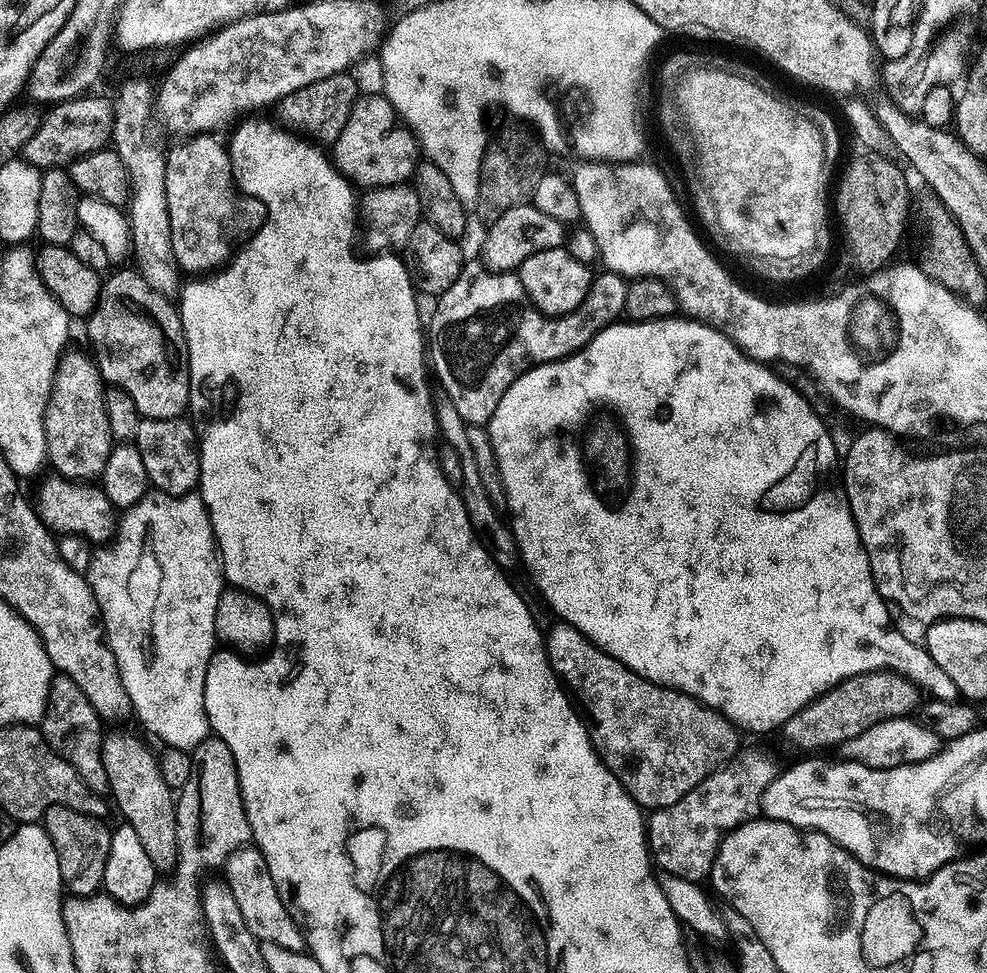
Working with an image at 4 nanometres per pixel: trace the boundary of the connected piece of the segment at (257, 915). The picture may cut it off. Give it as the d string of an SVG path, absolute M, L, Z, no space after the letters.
M242 845L234 849L224 865L224 879L229 884L232 894L238 903L243 919L260 941L275 942L290 950L305 949L304 933L293 921L293 916L286 910L286 906L278 894L277 884L270 878L268 860L255 845Z

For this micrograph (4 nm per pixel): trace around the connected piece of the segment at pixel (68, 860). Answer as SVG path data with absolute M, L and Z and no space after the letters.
M55 804L46 810L42 823L46 834L50 834L50 842L54 842L60 879L69 893L86 896L101 891L106 874L106 858L110 858L112 837L109 825L104 825L104 822L103 819L74 810L69 804Z

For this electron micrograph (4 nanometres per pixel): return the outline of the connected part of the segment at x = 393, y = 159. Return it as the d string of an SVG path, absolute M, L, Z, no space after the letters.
M361 94L356 98L346 126L342 126L342 134L338 134L336 143L331 145L330 159L357 189L389 188L413 179L418 145L415 136L398 119L387 96Z

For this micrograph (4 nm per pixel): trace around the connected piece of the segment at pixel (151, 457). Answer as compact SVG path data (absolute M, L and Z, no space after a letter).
M166 418L165 420L146 420L138 422L134 437L138 454L146 466L149 485L155 491L166 492L171 496L184 496L200 483L200 441L198 428L188 418Z

